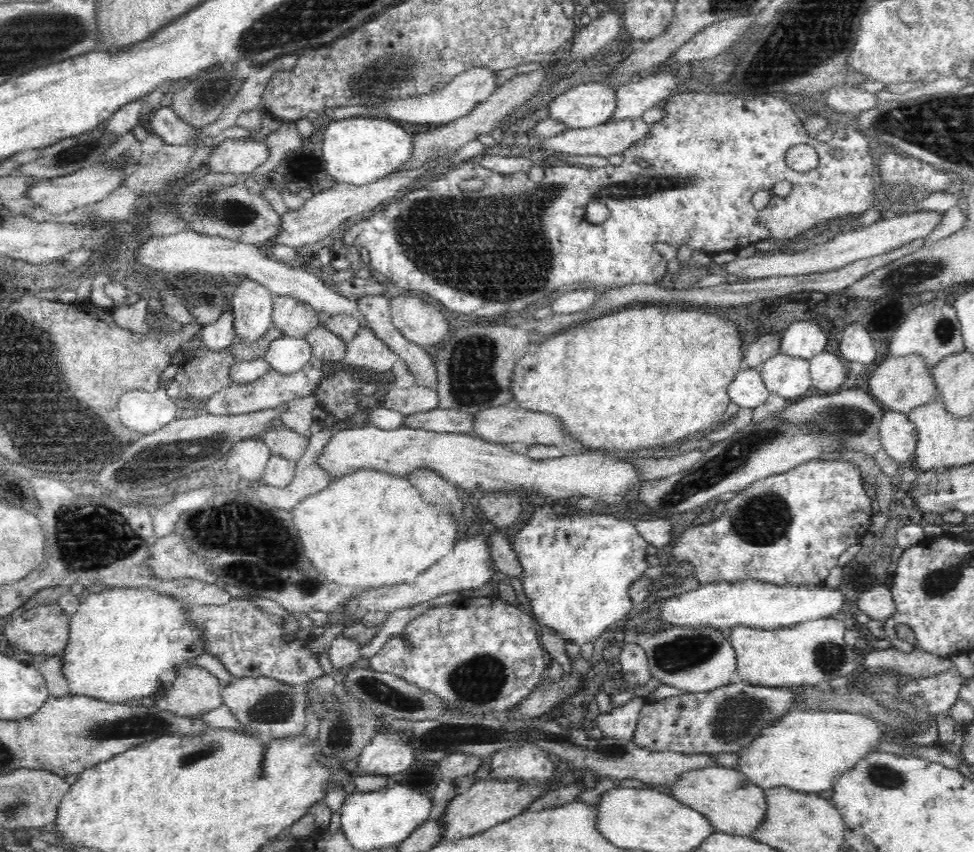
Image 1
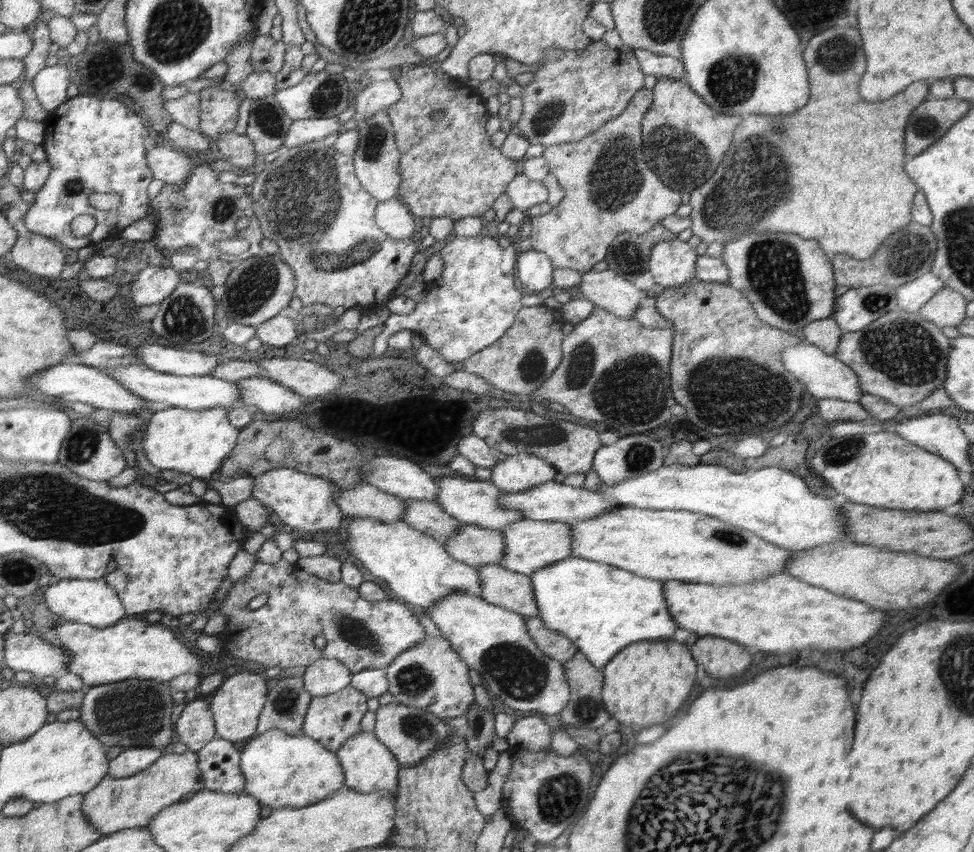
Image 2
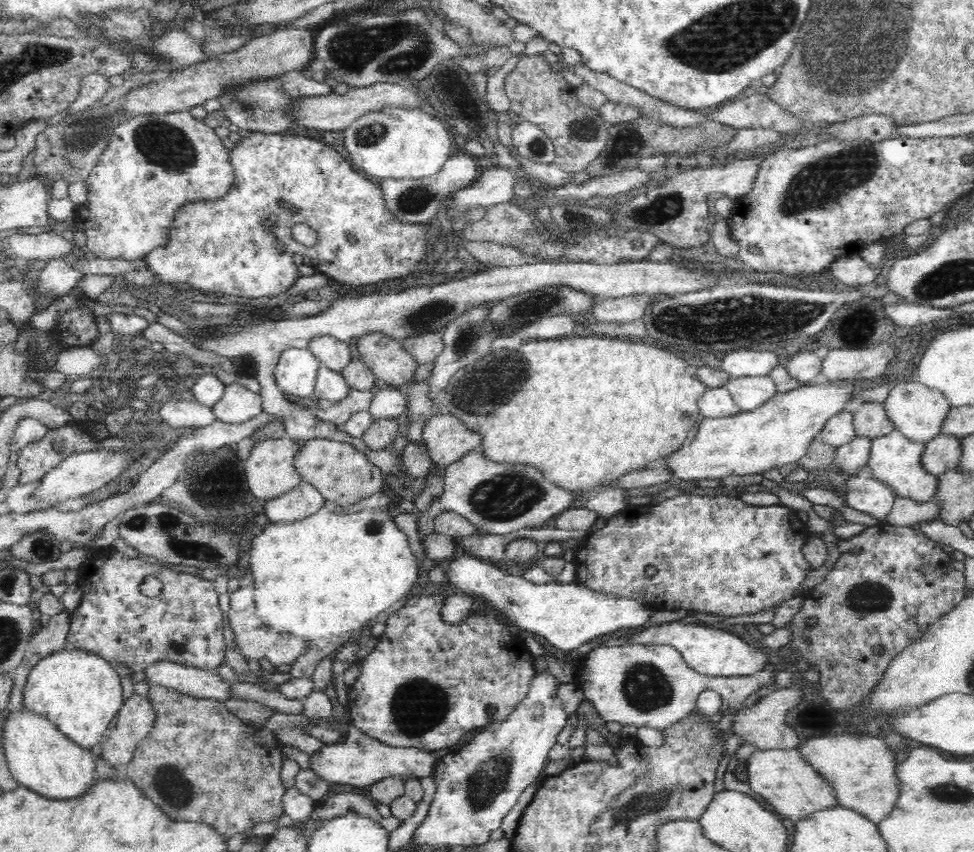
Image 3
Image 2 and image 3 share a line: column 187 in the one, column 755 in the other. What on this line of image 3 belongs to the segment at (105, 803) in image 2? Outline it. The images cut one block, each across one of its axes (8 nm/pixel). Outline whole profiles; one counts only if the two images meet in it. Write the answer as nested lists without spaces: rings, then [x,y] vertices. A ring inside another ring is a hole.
[[[759,749],[747,761],[748,780],[754,794],[762,796],[776,815],[786,816],[797,823],[813,812],[835,806],[829,786],[807,765],[795,750]]]

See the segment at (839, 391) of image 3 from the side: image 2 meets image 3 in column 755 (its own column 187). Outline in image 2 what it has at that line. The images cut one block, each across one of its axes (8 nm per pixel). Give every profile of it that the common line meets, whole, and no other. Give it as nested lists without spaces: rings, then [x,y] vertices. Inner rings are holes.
[[[174,406],[153,415],[143,446],[148,459],[158,469],[211,479],[235,451],[239,432],[230,421],[228,408],[190,410]]]

